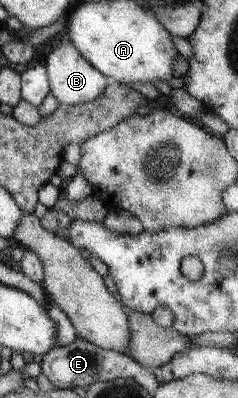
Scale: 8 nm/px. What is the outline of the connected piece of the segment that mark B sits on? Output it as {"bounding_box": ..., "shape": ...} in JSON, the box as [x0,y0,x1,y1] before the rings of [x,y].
{"bounding_box":[44,41,109,106],"shape":[[[68,41],[50,49],[50,55],[46,55],[44,59],[44,67],[46,67],[50,95],[58,103],[66,106],[92,101],[109,82],[109,79],[93,68]]]}

